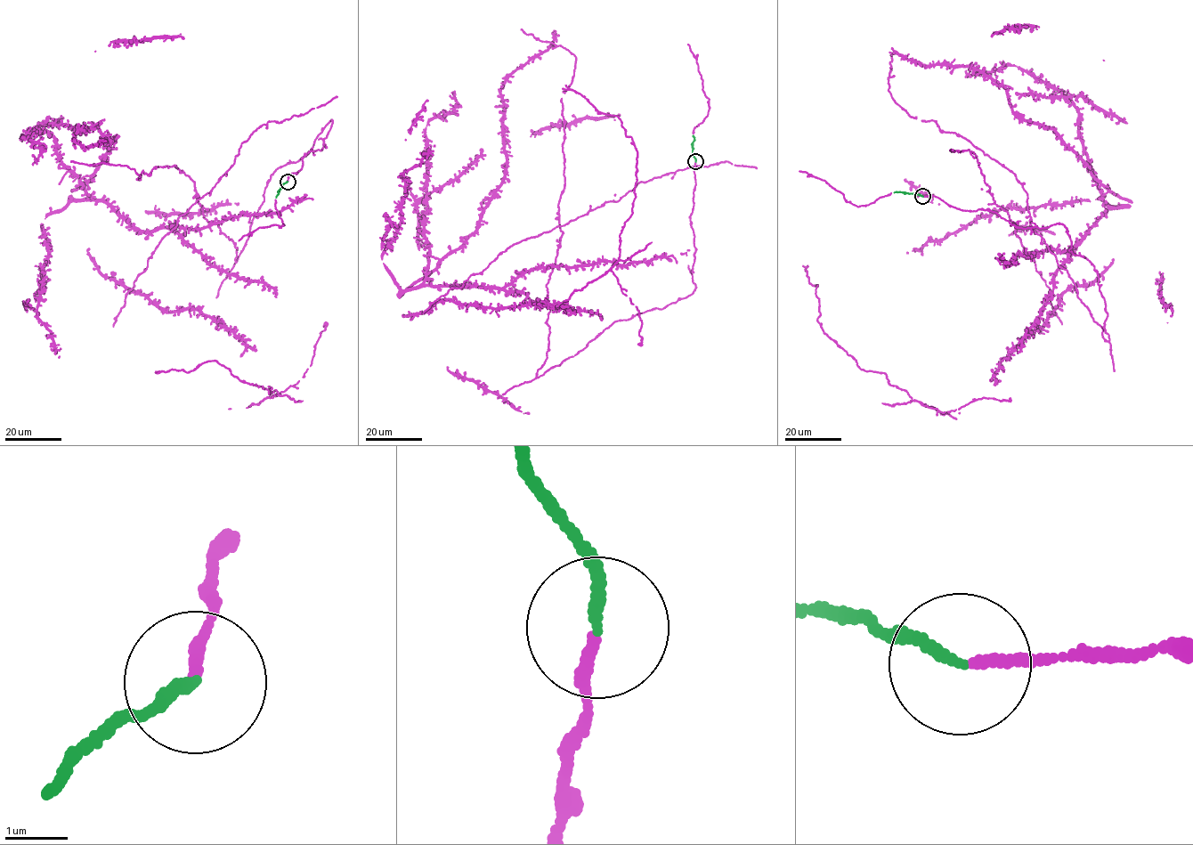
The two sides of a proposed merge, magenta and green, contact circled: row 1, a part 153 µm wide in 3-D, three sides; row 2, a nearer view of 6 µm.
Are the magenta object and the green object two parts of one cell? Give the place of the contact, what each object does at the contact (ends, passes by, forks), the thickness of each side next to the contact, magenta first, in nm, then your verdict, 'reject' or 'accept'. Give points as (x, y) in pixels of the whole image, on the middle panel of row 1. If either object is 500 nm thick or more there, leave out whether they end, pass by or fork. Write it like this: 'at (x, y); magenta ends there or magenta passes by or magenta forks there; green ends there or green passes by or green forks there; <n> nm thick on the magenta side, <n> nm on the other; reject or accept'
at (695, 161); magenta ends there; green ends there; 150 nm thick on the magenta side, 170 nm on the other; accept

